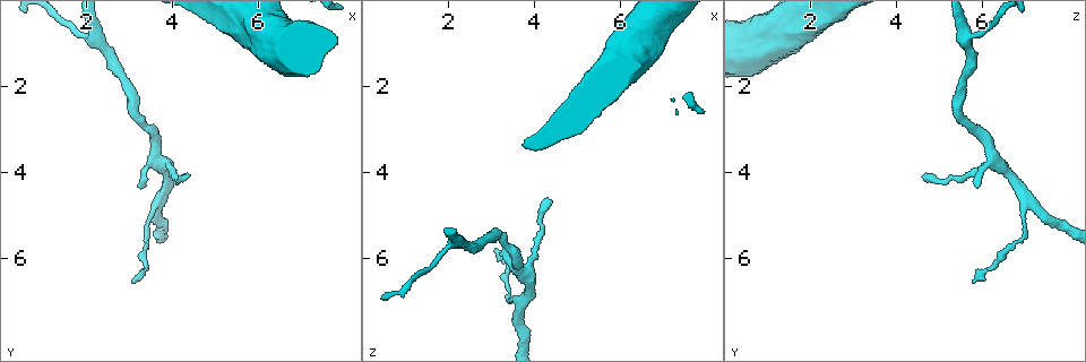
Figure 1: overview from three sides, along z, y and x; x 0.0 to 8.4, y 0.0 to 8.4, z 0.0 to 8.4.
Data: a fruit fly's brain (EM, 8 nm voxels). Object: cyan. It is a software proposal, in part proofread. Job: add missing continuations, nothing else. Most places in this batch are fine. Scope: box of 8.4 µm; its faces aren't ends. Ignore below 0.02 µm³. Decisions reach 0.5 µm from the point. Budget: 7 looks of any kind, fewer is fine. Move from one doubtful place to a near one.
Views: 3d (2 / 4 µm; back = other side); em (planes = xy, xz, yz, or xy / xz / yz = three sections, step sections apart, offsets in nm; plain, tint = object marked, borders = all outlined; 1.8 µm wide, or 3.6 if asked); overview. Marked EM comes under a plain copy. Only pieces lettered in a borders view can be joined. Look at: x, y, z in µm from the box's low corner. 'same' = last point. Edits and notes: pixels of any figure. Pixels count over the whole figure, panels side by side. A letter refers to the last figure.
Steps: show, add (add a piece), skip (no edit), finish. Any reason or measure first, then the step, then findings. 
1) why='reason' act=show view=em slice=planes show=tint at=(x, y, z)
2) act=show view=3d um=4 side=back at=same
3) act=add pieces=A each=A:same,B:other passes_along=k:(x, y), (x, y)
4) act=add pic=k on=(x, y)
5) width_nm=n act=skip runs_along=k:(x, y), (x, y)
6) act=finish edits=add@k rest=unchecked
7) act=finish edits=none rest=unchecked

why='thin end' act=show view=em slice=planes show=borders at=(3.10, 6.50, 5.80)

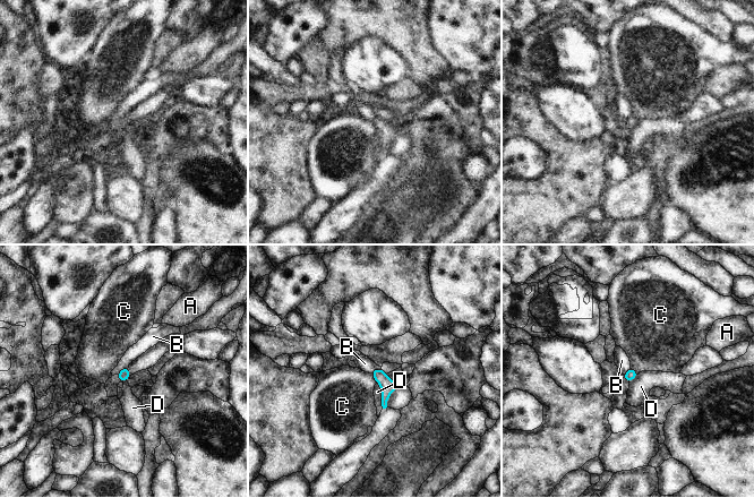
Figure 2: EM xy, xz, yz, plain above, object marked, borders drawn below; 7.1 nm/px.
width_nm=80 act=skip each=A:other,B:other,C:other,D:other border=2:(128, 366), (117, 374) found='none of them fits'

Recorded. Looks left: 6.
why='three arms meet' act=show view=em slice=yz step=8 show=tint at=(3.70, 4.60, 6.95)

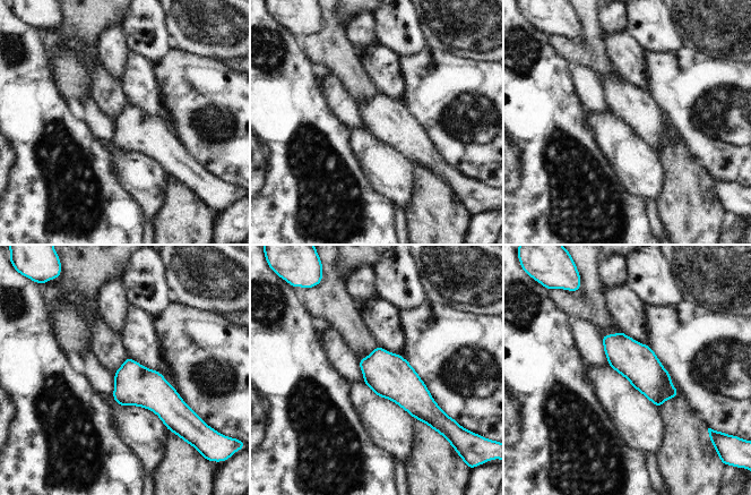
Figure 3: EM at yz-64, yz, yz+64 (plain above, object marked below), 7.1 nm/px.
act=show view=em slice=planes show=tint at=same

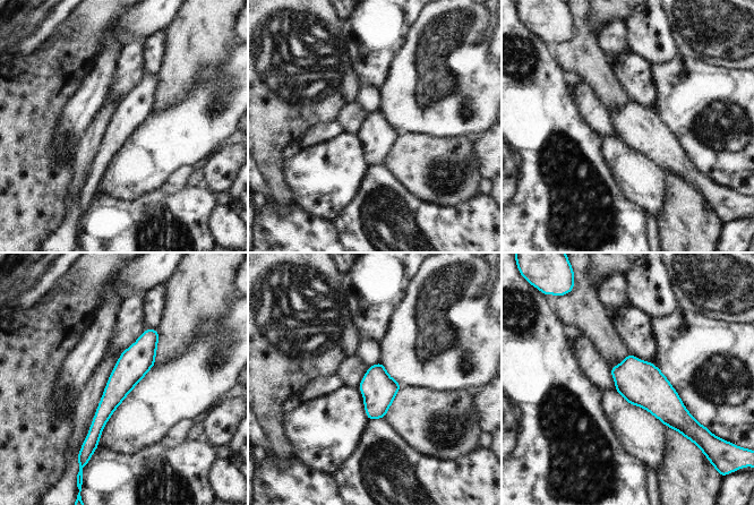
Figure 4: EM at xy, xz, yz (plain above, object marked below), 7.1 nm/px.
act=show view=em slice=planes show=borders at=same

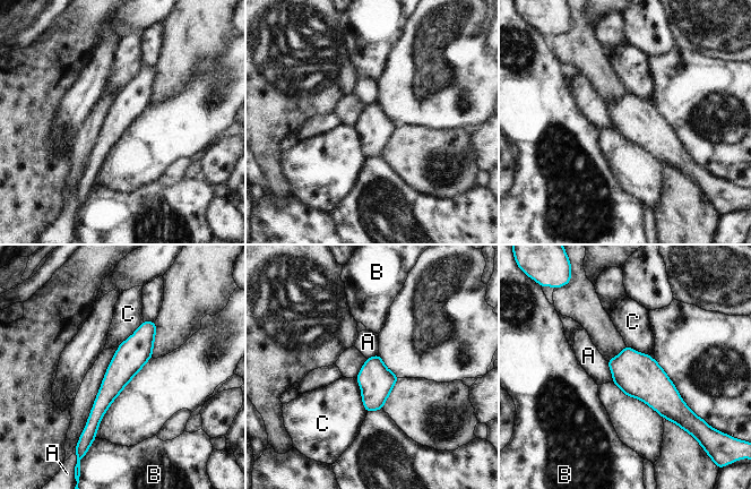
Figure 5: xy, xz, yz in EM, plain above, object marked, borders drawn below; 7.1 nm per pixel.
act=skip each=A:other,B:other,C:other runs_along=5:(152, 324), (103, 400), (93, 434) found='none of them fits'

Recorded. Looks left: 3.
why='free end' act=show view=em slice=planes show=borders at=(4.40, 4.10, 4.70)

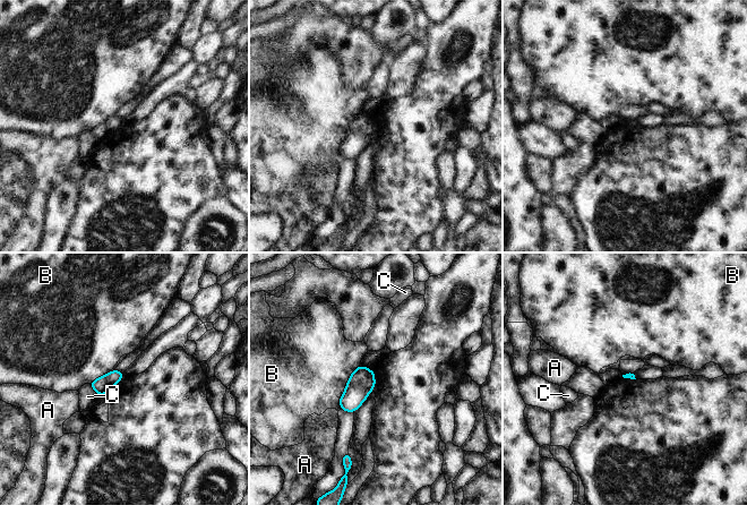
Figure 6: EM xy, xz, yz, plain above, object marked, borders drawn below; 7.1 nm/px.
act=skip each=A:other,B:other,C:other border=6:(362, 365), (351, 374), (340, 409) found='no lettered piece goes on from it'

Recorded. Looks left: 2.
act=finish edits=none rest=unchecked

